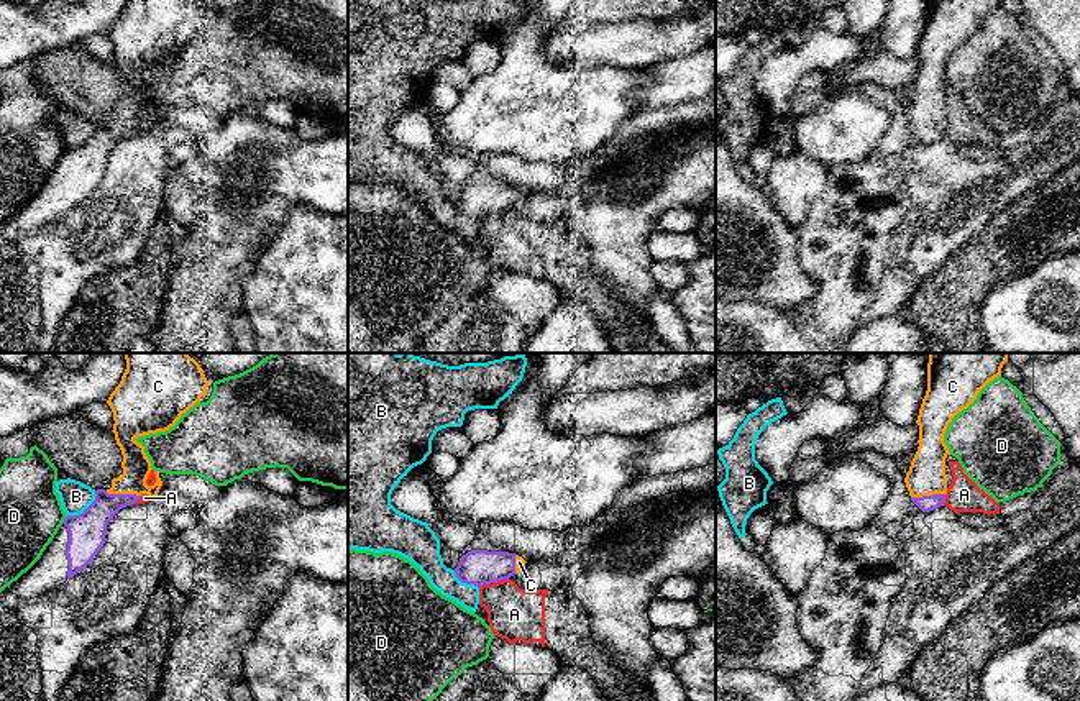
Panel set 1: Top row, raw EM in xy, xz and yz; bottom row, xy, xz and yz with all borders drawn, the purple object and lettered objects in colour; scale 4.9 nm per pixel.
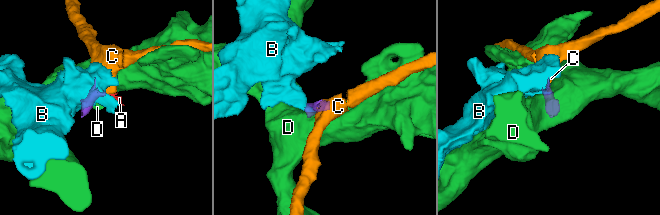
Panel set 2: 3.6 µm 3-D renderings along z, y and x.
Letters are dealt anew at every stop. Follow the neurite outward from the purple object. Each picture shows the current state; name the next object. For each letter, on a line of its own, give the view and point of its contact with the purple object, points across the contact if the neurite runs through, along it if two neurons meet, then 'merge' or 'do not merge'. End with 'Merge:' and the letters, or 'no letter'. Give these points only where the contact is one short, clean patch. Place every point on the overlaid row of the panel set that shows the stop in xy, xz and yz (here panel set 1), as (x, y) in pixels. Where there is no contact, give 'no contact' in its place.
A: meets purple in xz at (499, 580); border along xz (507, 578), (493, 583); do not merge
B: meets purple in xy at (86, 509); border along xy (96, 491), (96, 498), (81, 513), (68, 516); do not merge
C: meets purple in xy at (123, 494); runs through xy (87, 531), (123, 494), (133, 481), (137, 467); merge
D: meets purple in xy at (64, 519); border along xy (68, 516), (61, 522); do not merge
Merge: C

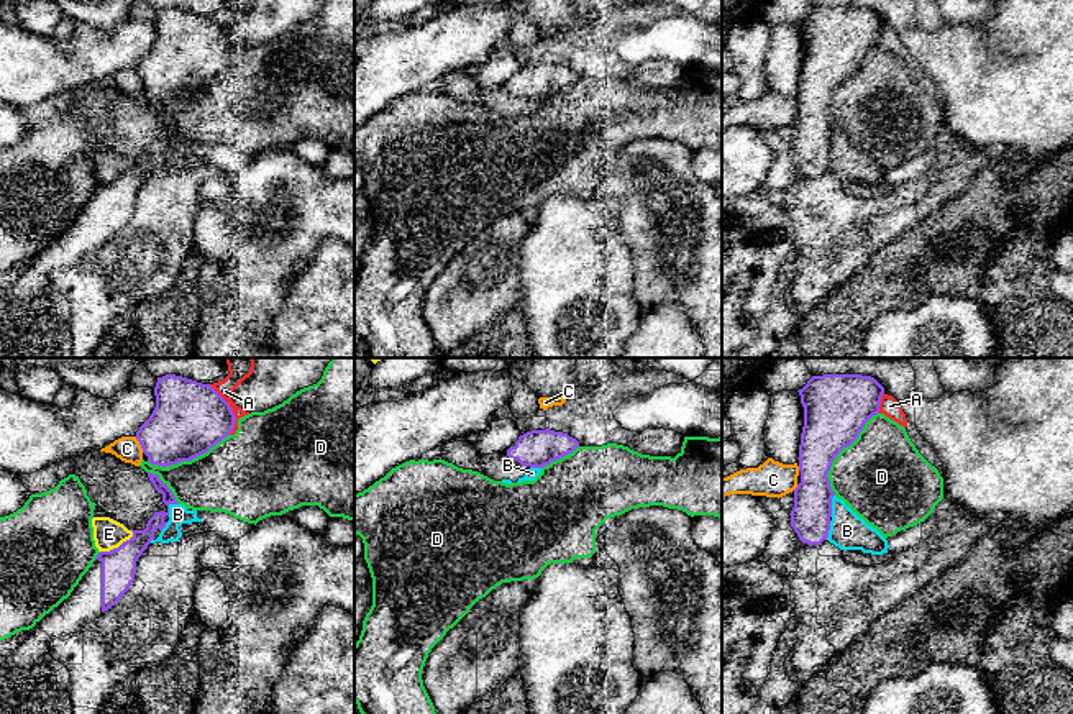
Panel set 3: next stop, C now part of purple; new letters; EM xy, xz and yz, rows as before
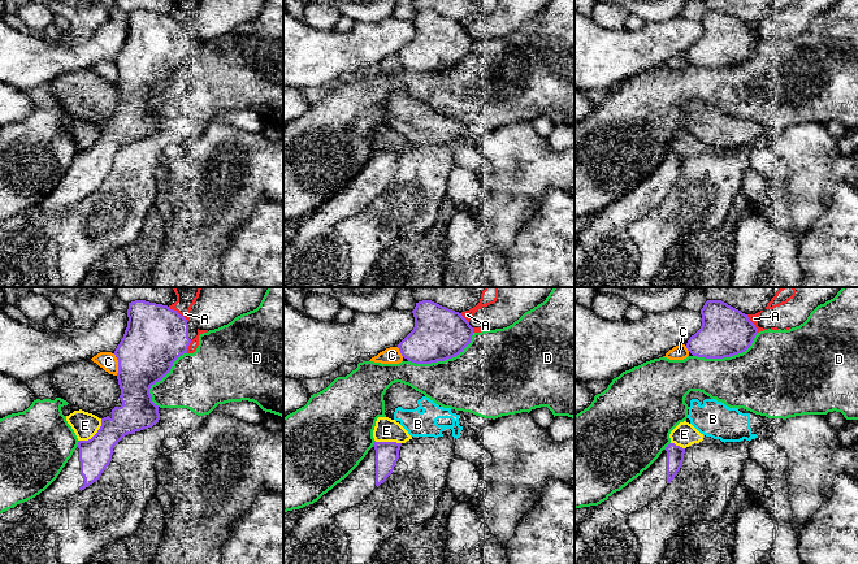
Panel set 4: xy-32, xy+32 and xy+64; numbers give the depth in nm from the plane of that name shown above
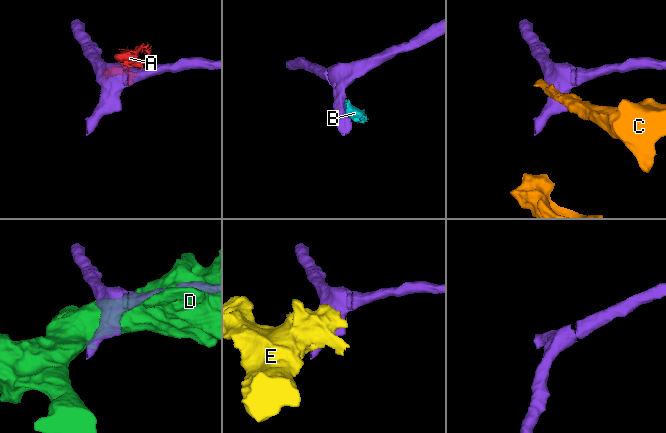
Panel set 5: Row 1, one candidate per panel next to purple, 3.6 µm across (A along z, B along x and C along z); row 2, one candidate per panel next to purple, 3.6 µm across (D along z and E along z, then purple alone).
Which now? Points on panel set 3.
A: meets purple in xy at (230, 409); do not merge
B: meets purple in xy at (168, 508); border along xy (178, 503), (168, 508), (168, 516); do not merge
C: meets purple in xy at (140, 443); border along xy (135, 437), (143, 452); do not merge
D: meets purple in yz at (840, 450); do not merge
E: meets purple in xy at (118, 547); do not merge
Merge: no letter

